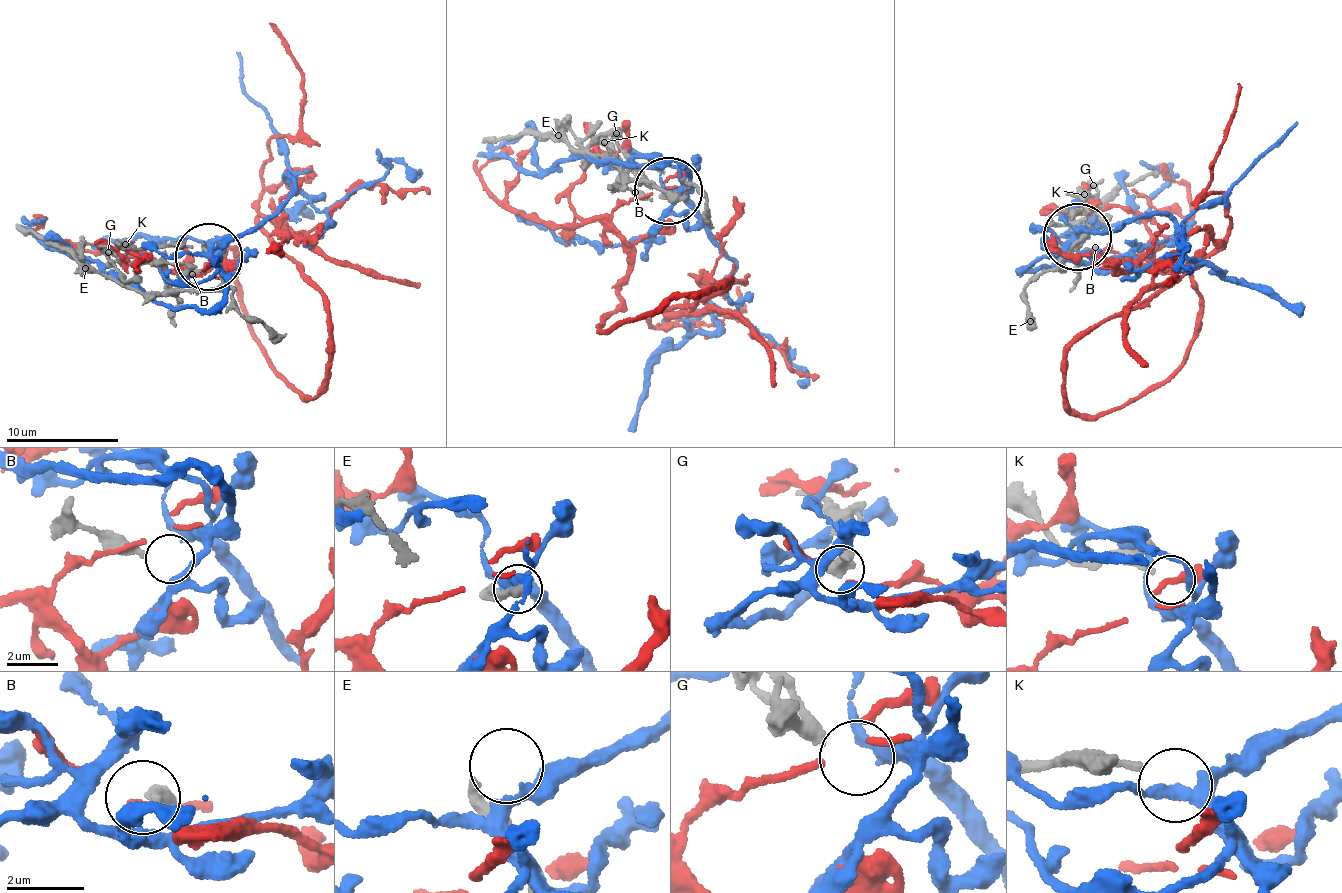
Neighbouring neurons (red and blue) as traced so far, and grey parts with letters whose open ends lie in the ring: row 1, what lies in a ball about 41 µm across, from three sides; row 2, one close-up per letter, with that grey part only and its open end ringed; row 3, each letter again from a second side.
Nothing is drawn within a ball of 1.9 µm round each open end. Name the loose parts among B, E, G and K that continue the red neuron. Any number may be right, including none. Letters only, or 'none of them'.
none of them

